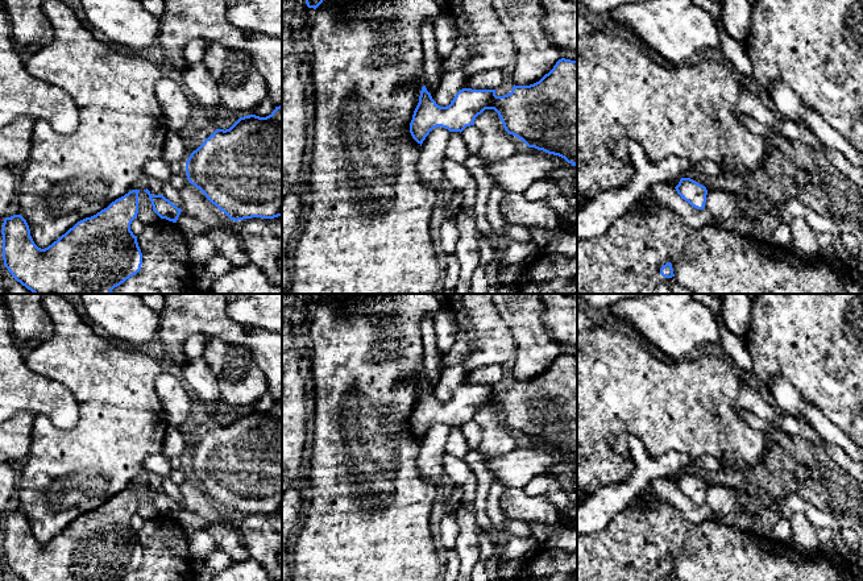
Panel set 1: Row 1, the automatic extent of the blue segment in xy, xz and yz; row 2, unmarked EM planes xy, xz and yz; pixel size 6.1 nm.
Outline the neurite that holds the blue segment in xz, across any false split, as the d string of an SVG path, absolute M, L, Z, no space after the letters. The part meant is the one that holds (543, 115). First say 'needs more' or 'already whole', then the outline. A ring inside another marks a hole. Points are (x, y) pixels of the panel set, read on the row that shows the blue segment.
already whole; M561 58L539 82L530 86L515 86L511 92L497 96L495 90L460 90L449 105L440 107L426 86L422 87L419 103L410 123L412 138L422 146L433 128L462 132L474 125L474 120L485 109L494 109L505 130L522 140L528 148L543 150L577 165L577 61Z

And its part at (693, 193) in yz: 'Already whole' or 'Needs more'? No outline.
Already whole

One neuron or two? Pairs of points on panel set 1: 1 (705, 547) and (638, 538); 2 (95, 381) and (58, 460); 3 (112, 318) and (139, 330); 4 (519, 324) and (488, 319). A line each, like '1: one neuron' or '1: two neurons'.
1: one neuron
2: one neuron
3: one neuron
4: two neurons

